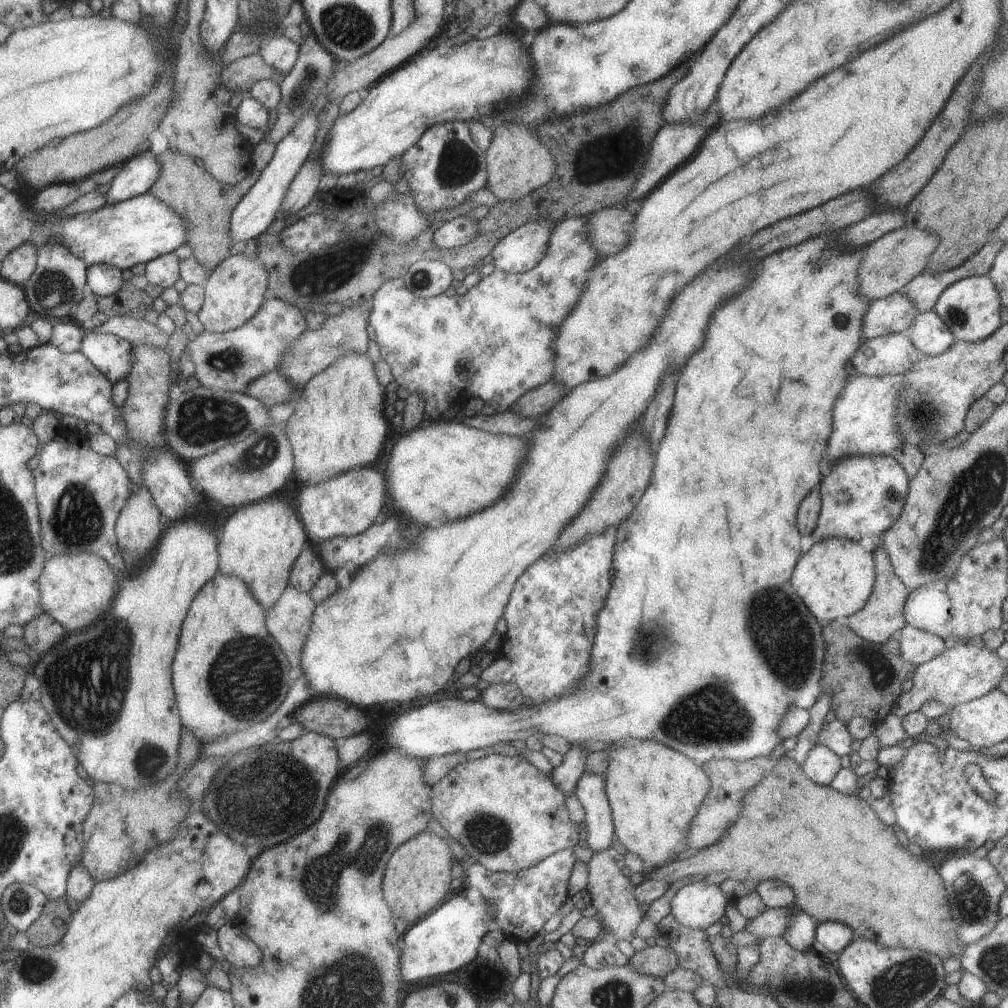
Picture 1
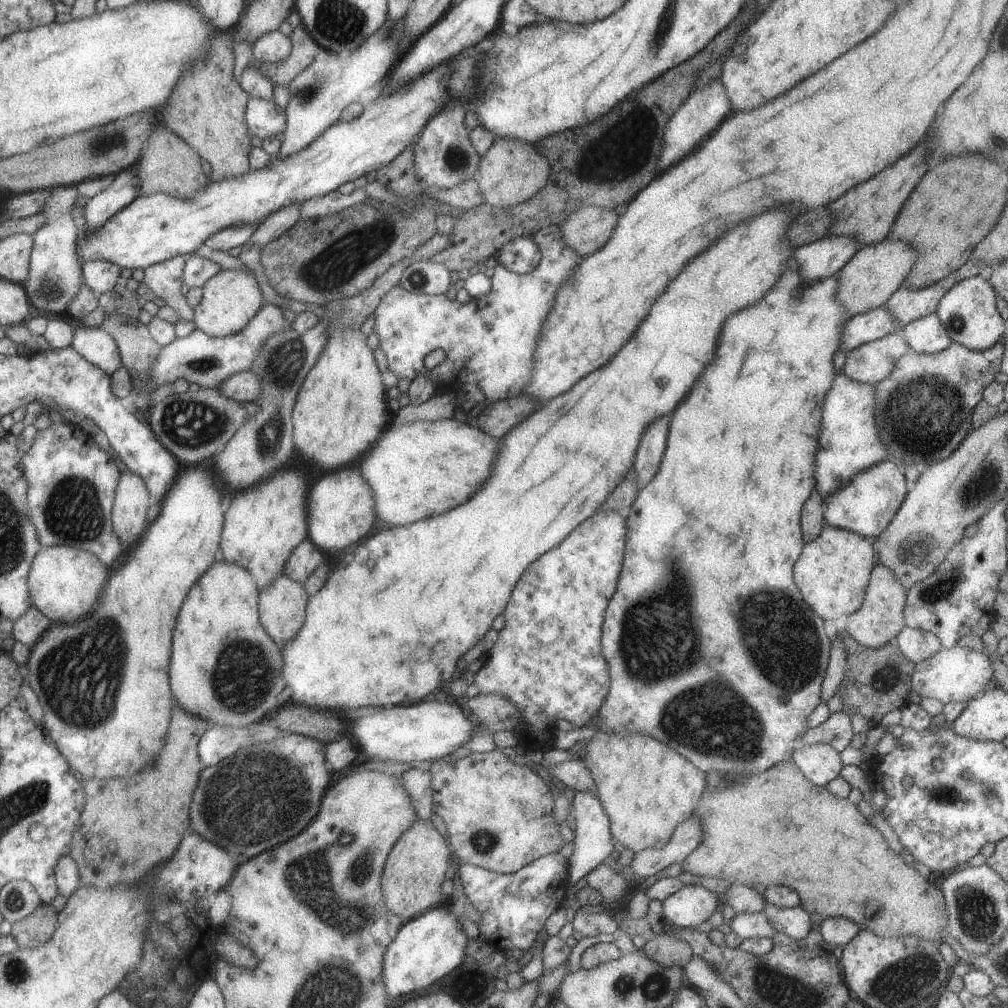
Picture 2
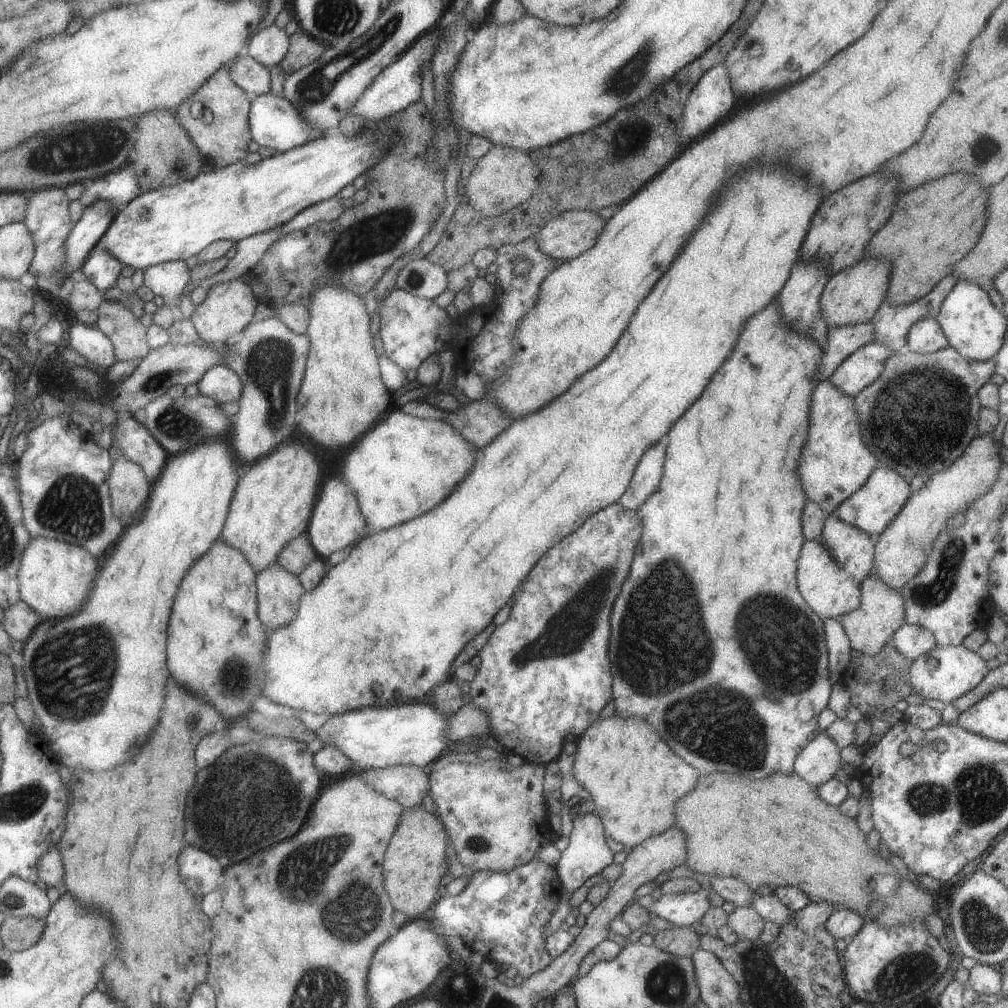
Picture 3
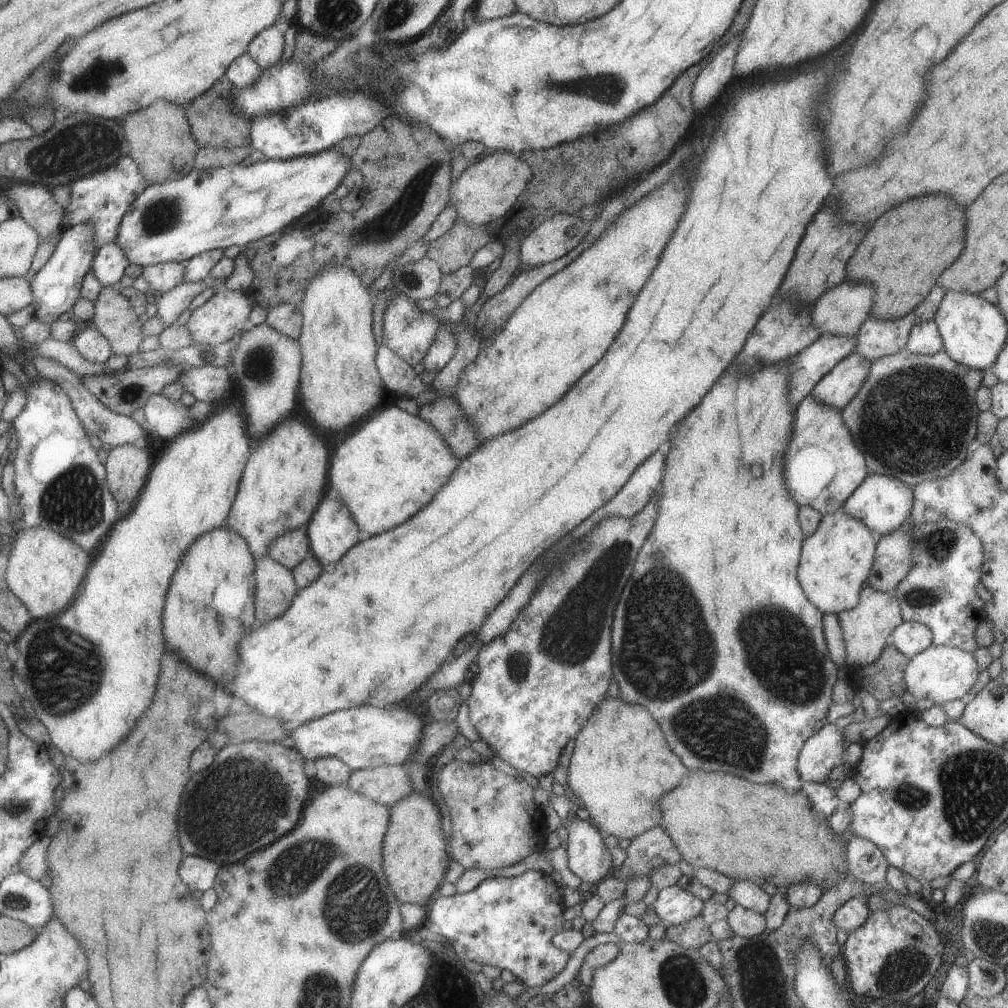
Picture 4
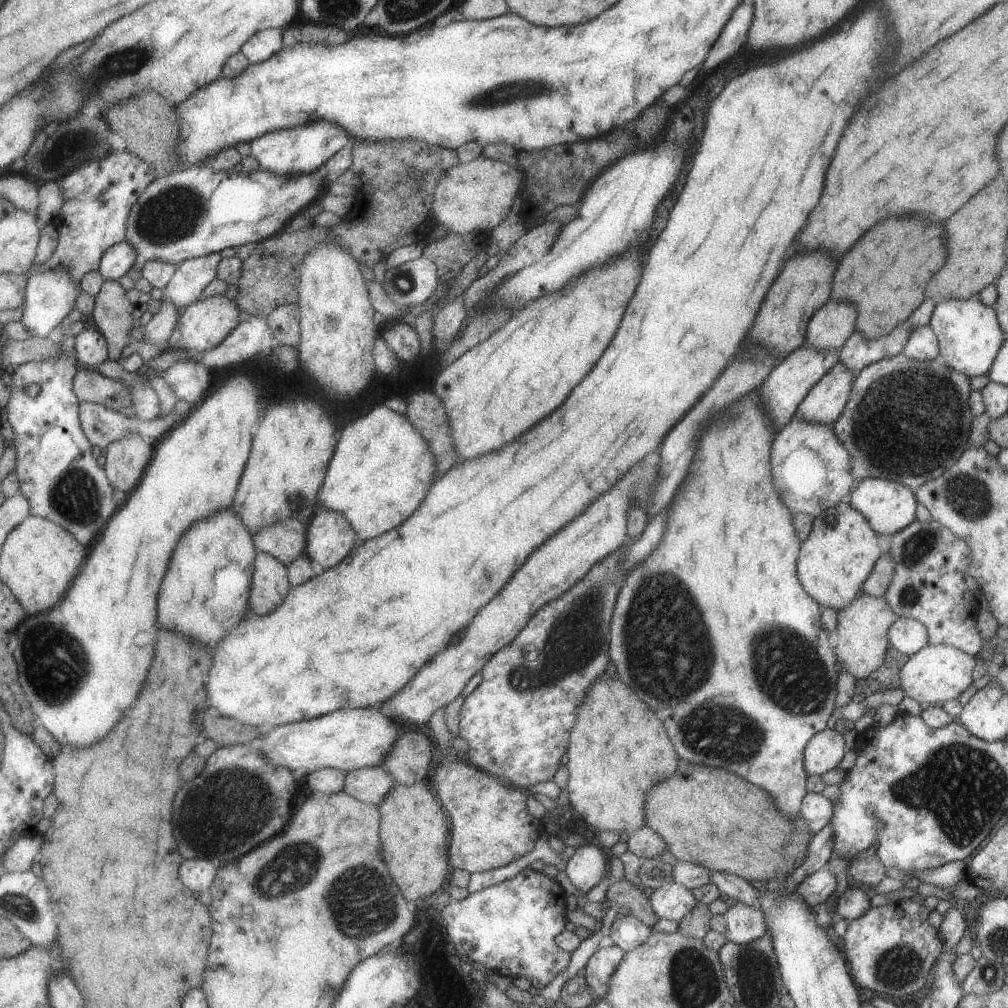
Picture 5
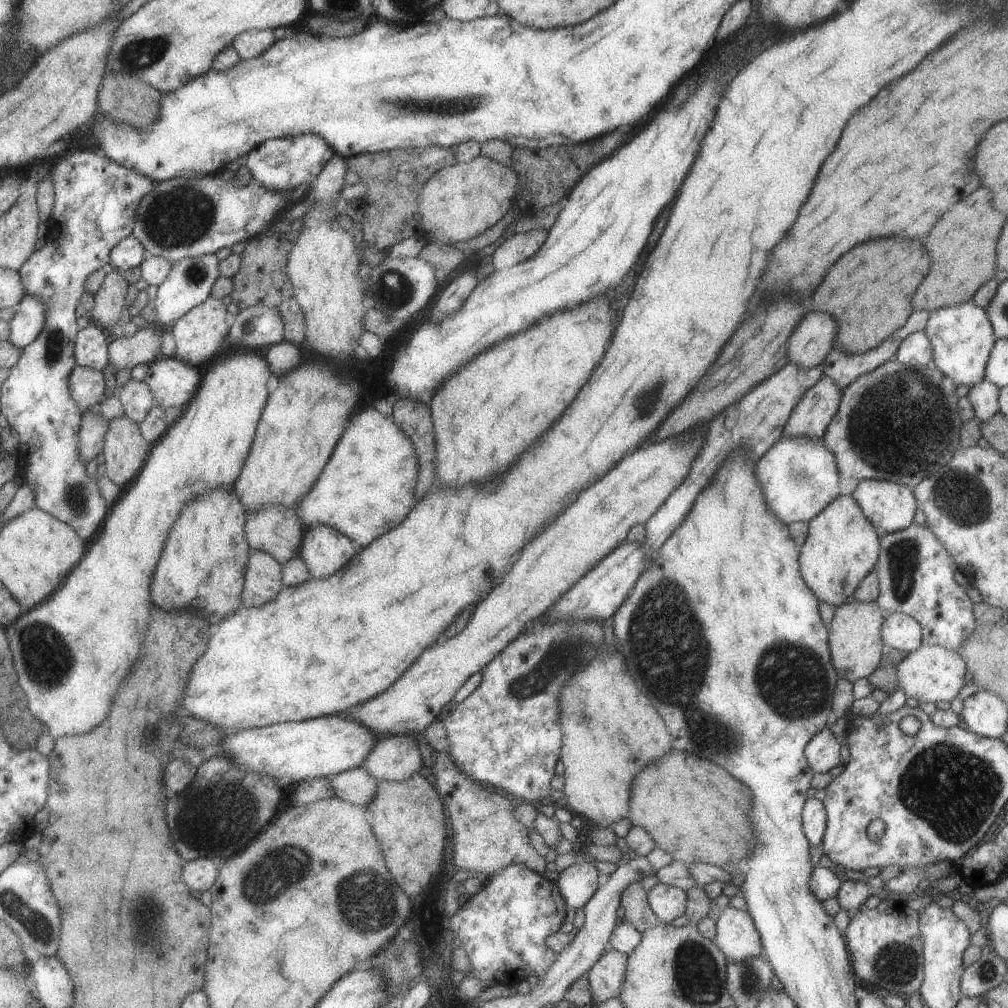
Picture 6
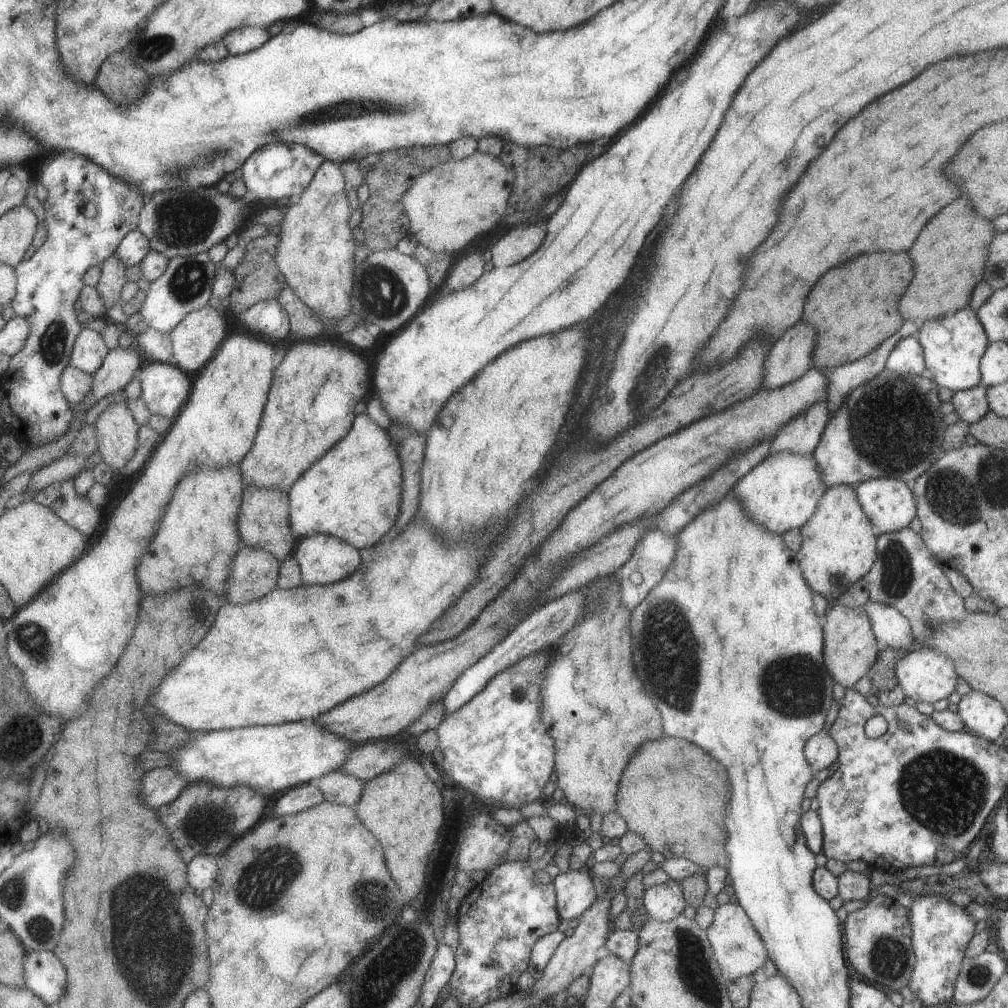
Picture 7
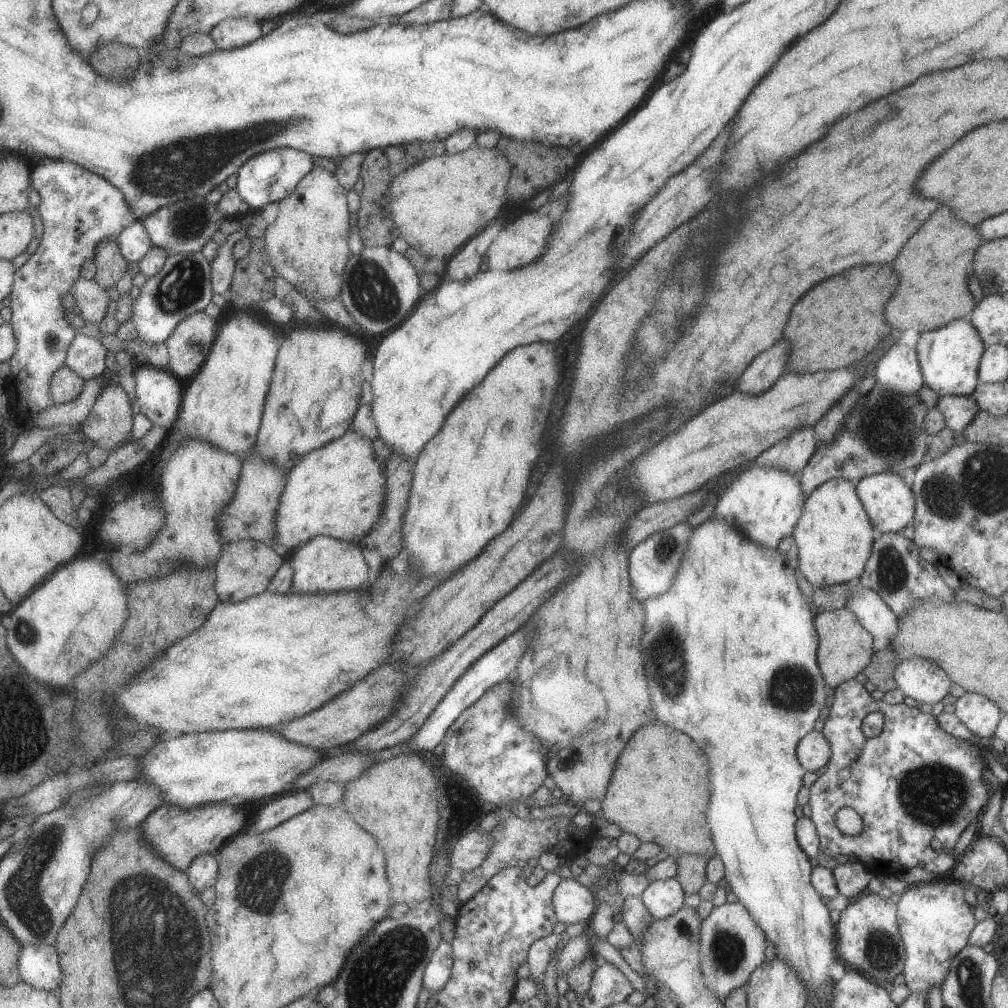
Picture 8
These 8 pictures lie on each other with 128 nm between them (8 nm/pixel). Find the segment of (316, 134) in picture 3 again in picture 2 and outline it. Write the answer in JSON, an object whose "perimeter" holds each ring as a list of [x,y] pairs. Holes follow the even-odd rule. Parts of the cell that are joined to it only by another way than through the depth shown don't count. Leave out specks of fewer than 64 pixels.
{"perimeter":[[[250,97],[244,114],[248,130],[262,139],[284,135],[286,113],[276,102]]]}

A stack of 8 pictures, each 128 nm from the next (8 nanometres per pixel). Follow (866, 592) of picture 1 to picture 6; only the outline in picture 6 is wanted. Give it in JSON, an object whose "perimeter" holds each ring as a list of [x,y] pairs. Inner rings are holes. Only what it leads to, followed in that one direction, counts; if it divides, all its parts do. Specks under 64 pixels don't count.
{"perimeter":[[[840,495],[809,520],[809,531],[800,547],[800,574],[820,602],[839,607],[853,599],[862,579],[877,566],[880,538],[852,495]]]}

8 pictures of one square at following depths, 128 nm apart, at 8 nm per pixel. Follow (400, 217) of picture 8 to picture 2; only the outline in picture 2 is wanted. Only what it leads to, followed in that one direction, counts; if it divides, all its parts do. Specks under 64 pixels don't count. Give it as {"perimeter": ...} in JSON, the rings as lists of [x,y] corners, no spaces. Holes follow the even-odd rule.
{"perimeter":[[[495,137],[494,144],[481,155],[477,175],[481,196],[494,210],[510,208],[541,192],[548,184],[551,164],[536,150],[536,145],[514,138]]]}

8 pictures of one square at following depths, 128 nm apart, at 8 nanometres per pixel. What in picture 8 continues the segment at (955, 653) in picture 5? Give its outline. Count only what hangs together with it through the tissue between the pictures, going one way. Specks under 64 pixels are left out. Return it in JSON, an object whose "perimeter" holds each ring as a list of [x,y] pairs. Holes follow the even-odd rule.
{"perimeter":[[[927,659],[902,661],[894,674],[899,690],[919,704],[935,705],[949,694],[952,682],[935,664]]]}

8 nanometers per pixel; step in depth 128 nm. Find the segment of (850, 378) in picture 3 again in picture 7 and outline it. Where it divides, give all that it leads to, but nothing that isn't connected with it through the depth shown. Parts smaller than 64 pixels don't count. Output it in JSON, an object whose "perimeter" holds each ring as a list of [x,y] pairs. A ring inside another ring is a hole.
{"perimeter":[[[828,400],[810,404],[806,412],[790,418],[790,422],[782,426],[772,441],[769,454],[792,452],[800,456],[812,456],[830,417]]]}

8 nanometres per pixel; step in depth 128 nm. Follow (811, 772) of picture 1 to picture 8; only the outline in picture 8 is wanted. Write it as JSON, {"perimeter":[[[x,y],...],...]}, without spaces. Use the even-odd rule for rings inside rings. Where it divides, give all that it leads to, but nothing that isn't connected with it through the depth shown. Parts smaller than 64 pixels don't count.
{"perimeter":[[[816,730],[808,732],[796,746],[798,763],[809,772],[816,772],[828,765],[831,758],[830,744]]]}

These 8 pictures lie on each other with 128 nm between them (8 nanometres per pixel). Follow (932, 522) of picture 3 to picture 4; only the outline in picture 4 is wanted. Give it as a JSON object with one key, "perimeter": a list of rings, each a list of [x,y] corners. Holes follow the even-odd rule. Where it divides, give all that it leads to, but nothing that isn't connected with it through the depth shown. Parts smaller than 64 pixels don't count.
{"perimeter":[[[909,521],[907,524],[900,526],[898,530],[894,532],[888,532],[884,536],[879,536],[877,541],[877,547],[875,552],[874,564],[870,576],[868,577],[867,583],[874,588],[874,590],[880,590],[882,592],[894,593],[898,585],[904,578],[910,569],[912,568],[912,528],[914,523]]]}

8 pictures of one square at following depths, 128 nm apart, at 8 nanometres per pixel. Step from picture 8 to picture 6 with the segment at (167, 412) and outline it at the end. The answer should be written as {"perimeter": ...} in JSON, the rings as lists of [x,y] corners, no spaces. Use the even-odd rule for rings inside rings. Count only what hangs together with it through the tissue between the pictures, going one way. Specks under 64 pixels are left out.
{"perimeter":[[[161,357],[149,364],[146,382],[152,396],[162,409],[185,408],[200,388],[202,374],[178,357]]]}

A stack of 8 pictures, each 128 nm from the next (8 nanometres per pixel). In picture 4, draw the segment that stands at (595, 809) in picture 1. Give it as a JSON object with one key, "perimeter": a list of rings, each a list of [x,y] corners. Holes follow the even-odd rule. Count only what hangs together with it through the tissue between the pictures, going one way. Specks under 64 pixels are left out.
{"perimeter":[[[552,805],[544,809],[545,822],[548,828],[553,829],[560,826],[566,826],[568,830],[567,842],[567,855],[568,855],[568,868],[573,872],[582,882],[588,884],[599,883],[608,874],[614,870],[612,863],[611,849],[603,841],[603,833],[590,819],[579,819],[573,814],[568,817],[559,817],[558,813],[553,810]]]}

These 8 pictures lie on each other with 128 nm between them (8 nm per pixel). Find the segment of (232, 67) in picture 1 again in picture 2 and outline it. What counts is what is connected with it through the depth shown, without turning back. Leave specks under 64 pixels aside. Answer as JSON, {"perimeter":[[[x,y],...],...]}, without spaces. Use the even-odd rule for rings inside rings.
{"perimeter":[[[300,23],[293,28],[289,36],[292,42],[292,52],[282,62],[264,63],[252,58],[248,66],[256,66],[268,80],[280,86],[290,86],[290,83],[300,72],[306,70],[323,49],[307,29]]]}

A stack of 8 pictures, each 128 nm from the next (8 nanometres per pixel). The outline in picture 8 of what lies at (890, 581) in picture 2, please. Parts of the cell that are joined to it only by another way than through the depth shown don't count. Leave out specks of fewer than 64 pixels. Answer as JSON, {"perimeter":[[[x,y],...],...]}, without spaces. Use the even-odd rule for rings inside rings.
{"perimeter":[[[848,609],[817,612],[815,628],[819,633],[818,667],[825,684],[836,689],[840,684],[855,677],[866,669],[874,654],[872,650],[873,637],[858,621],[858,618]]]}

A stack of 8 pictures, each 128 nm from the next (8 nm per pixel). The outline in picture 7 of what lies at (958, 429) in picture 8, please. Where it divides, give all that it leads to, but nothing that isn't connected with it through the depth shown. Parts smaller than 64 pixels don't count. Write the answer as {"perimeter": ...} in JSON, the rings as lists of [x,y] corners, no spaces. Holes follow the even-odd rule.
{"perimeter":[[[982,384],[970,388],[968,390],[960,390],[954,392],[952,396],[952,404],[956,408],[956,414],[960,416],[960,421],[972,424],[982,420],[985,414],[990,411],[988,398],[986,398],[988,387]]]}

